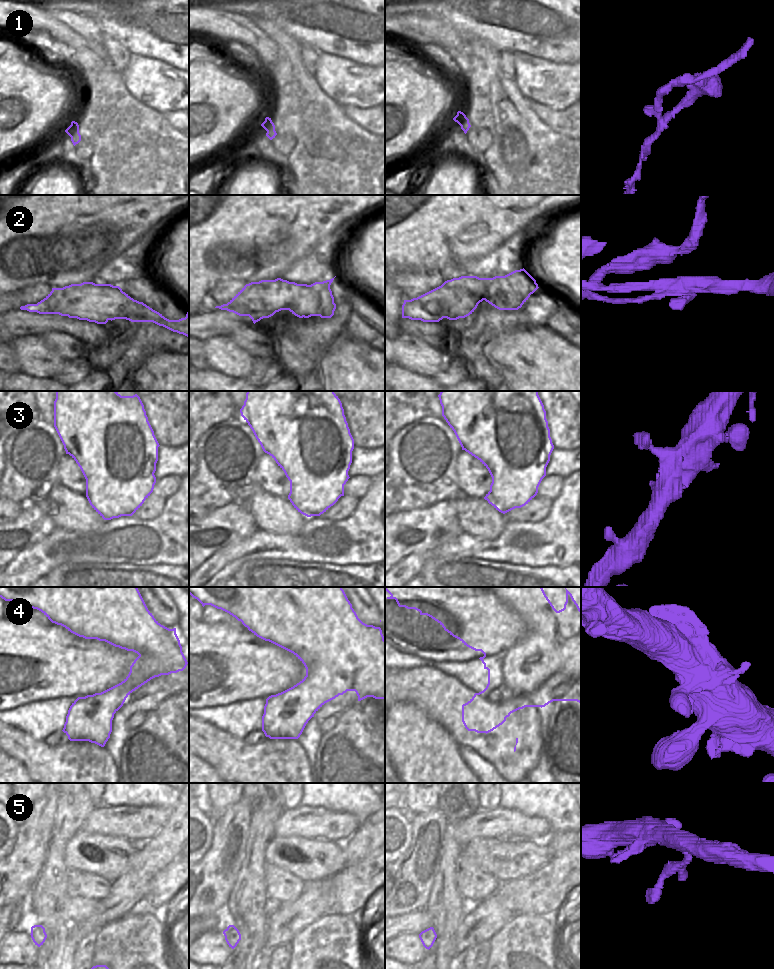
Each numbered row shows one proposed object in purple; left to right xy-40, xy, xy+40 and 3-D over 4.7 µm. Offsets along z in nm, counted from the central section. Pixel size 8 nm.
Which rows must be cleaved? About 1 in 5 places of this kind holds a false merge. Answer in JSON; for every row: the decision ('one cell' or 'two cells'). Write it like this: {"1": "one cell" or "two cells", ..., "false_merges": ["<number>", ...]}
{"1": "one cell", "2": "two cells", "3": "one cell", "4": "one cell", "5": "one cell", "false_merges": ["2"]}

